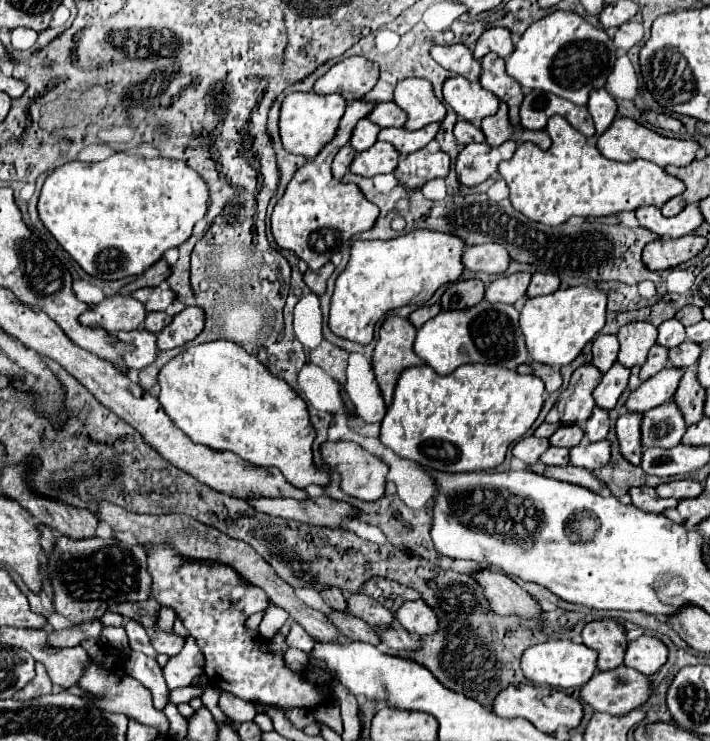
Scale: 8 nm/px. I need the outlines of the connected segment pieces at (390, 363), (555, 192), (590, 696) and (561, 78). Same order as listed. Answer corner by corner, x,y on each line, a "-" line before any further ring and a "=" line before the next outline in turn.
388,316
382,322
380,338
372,354
372,368
386,404
392,402
400,374
410,366
424,364
422,358
418,358
412,350
414,336
416,328
408,322
408,318
=
552,116
548,120
546,132
552,138
552,146
548,150
540,150
532,142
522,142
510,160
500,162
498,172
506,180
510,188
510,202
512,206
528,216
530,220
542,222
546,226
558,226
566,222
570,216
608,216
618,214
622,210
636,210
640,206
656,206
662,208
664,202
684,192
682,180
664,172
664,168
646,162
646,160
632,160
632,162
616,162
604,158
594,144
586,140
578,130
574,130
562,116
=
618,666
608,672
596,672
582,688
580,700
594,708
594,712
606,714
626,714
650,696
650,682
644,674
=
556,10
526,28
522,38
516,42
514,52
506,58
506,72
528,90
538,88
558,94
574,104
586,104
590,90
606,84
606,76
614,62
616,48
602,28
590,26
574,12

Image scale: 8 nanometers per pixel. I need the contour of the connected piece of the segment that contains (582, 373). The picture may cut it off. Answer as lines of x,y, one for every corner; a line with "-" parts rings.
586,364
574,370
570,378
570,386
560,394
558,402
548,414
548,422
558,424
578,424
584,426
590,418
596,402
592,398
592,390
600,382
602,372
594,368
594,364

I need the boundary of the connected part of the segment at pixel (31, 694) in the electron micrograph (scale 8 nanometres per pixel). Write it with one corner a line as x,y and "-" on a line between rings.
38,662
36,664
36,678
28,686
18,690
18,694
14,694
14,700
32,700
32,698
38,698
38,696
44,696
50,692
52,692
52,682
50,682
44,666

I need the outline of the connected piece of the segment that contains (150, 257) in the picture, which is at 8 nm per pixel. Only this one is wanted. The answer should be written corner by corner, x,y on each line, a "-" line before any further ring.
116,152
102,162
74,160
50,172
38,198
38,214
46,230
86,274
100,280
120,280
142,274
168,248
176,248
190,238
194,224
206,214
206,200
206,182
184,162
170,158
146,160
130,152

